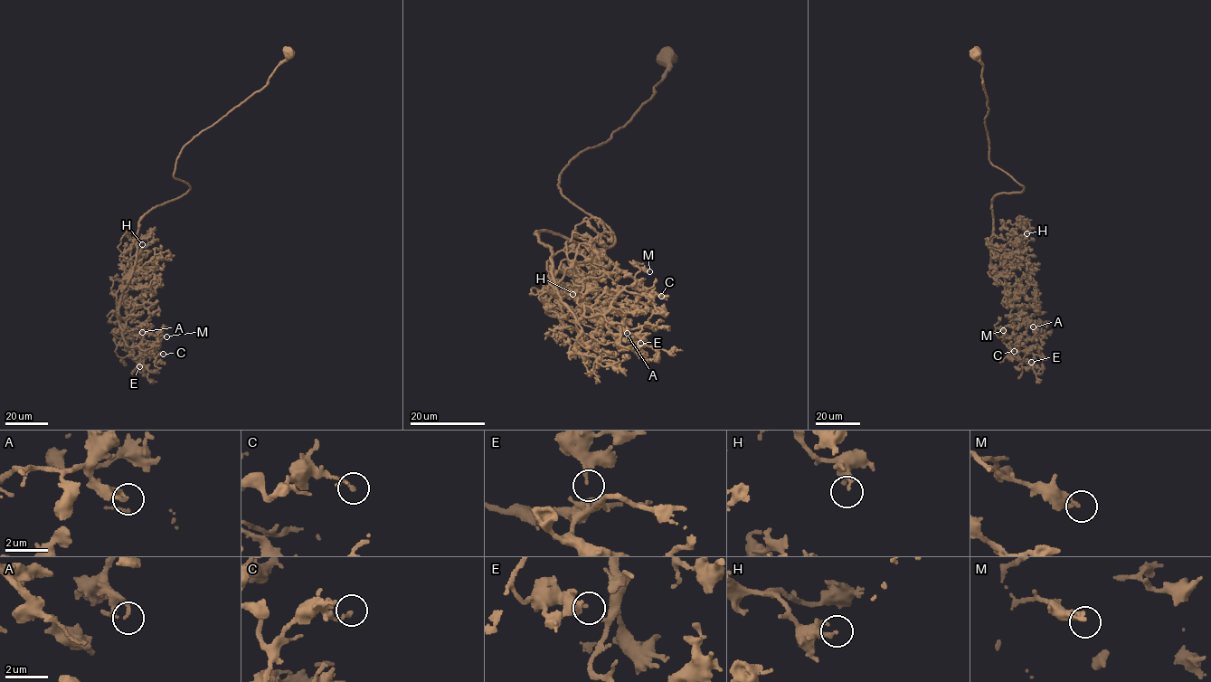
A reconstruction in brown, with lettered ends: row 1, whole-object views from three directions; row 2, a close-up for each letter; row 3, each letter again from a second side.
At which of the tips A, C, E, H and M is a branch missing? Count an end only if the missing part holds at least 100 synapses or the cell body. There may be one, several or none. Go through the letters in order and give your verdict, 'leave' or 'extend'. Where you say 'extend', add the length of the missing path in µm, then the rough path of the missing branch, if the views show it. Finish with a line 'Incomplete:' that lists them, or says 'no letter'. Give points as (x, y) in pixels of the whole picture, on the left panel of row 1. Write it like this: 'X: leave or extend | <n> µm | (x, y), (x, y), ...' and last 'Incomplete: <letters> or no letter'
A: leave
C: leave
E: leave
H: leave
M: leave
Incomplete: no letter

